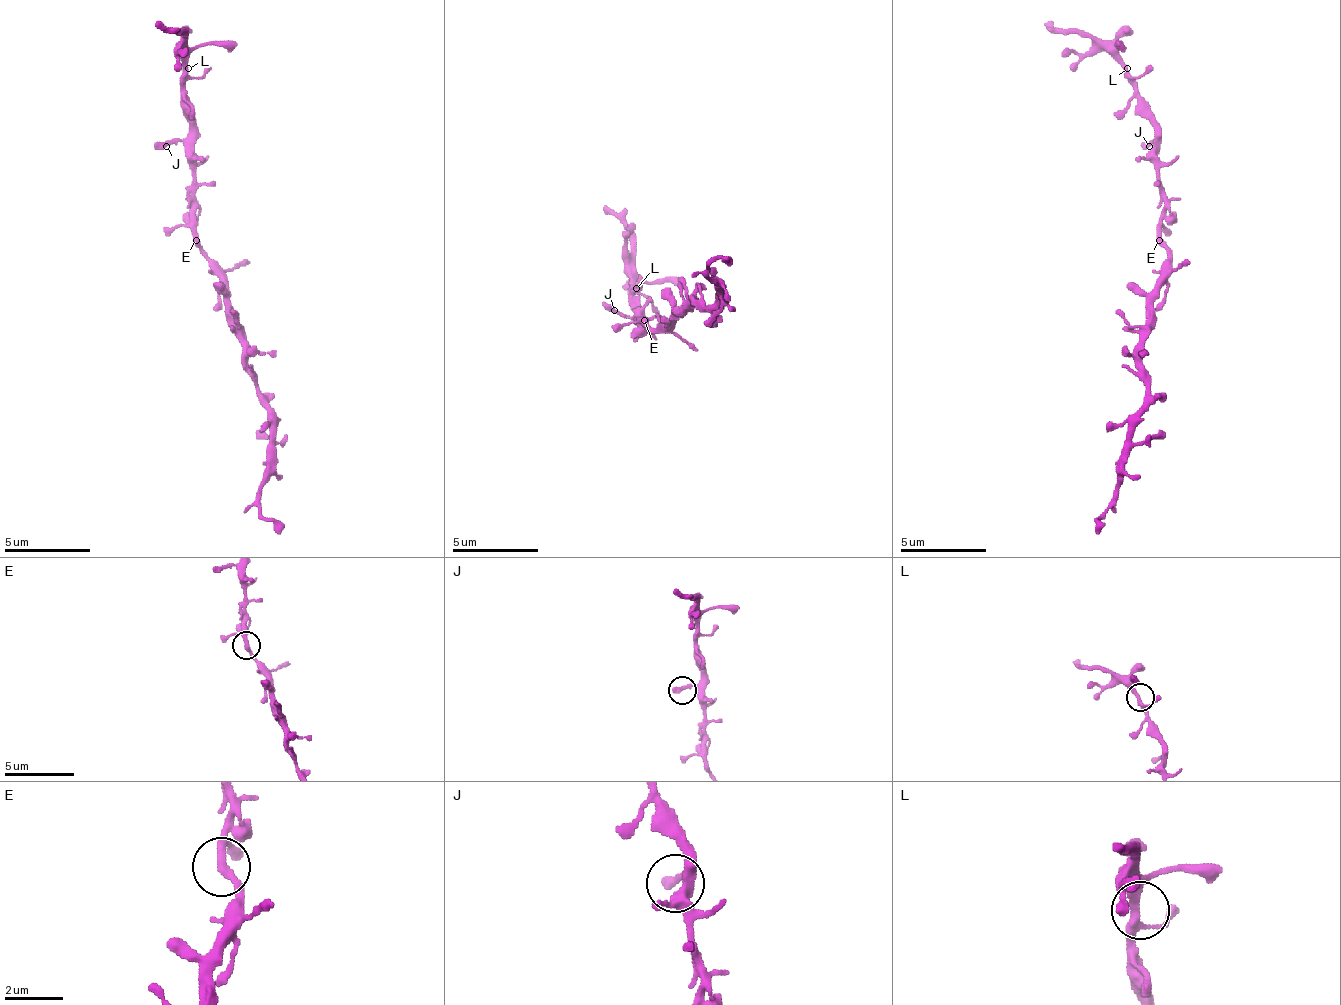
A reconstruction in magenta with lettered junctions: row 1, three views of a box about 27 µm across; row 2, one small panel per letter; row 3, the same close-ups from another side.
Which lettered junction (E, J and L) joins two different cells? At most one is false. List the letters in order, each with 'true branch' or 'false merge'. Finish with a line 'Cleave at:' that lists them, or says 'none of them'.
E: true branch
J: true branch
L: true branch
Cleave at: none of them

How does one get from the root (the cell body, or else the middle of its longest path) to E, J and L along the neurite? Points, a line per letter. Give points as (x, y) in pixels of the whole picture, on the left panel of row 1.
E: (210, 267), (205, 249), (197, 241)
J: (210, 267), (210, 258), (197, 236), (192, 154), (179, 141), (171, 141), (166, 146)
L: (210, 267), (210, 258), (197, 236), (197, 206), (192, 202), (192, 111), (184, 90), (184, 77), (188, 68)

